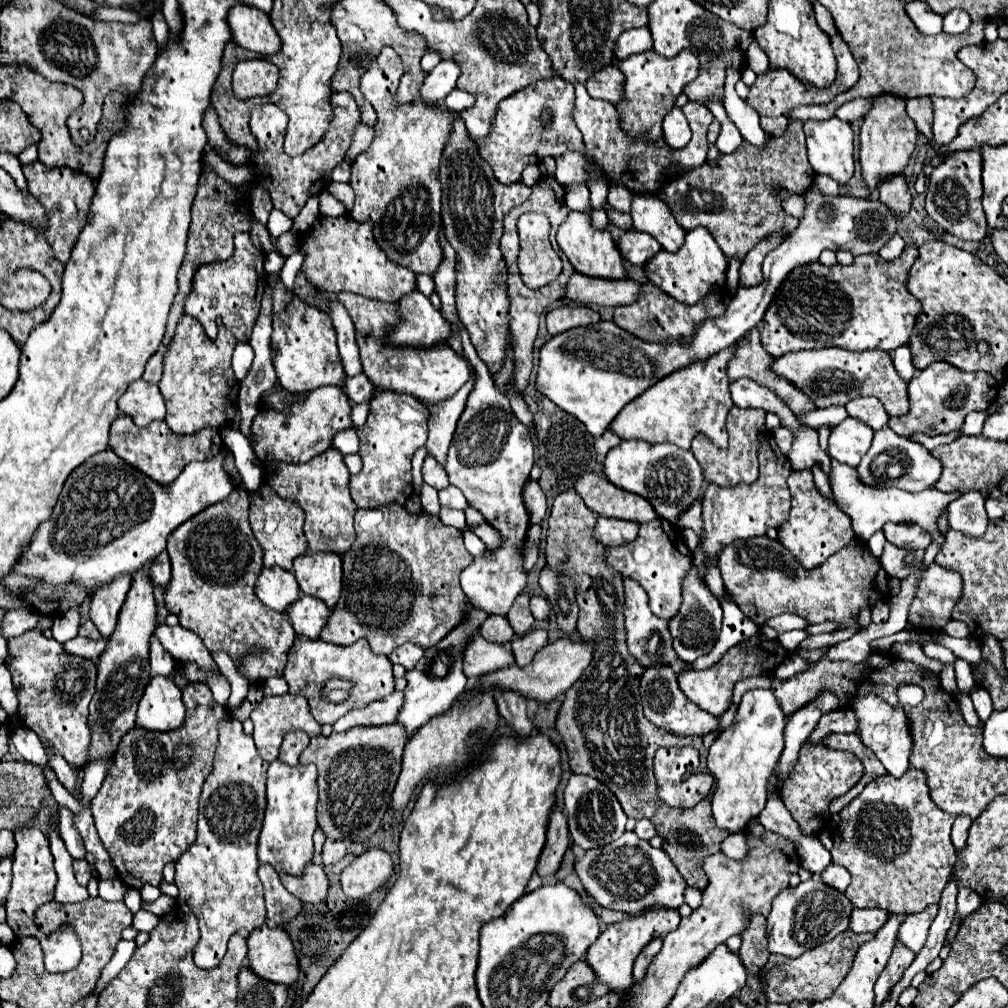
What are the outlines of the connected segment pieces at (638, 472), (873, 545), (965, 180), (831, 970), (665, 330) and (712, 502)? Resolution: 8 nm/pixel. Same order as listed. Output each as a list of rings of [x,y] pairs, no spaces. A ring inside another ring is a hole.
[[[622,440],[604,458],[604,472],[610,482],[626,492],[646,498],[656,514],[670,524],[678,524],[678,516],[686,512],[704,488],[704,476],[698,460],[690,450],[682,450],[674,444],[648,444],[644,440]]]
[[[876,532],[866,544],[868,544],[868,548],[870,548],[870,552],[874,554],[874,556],[878,559],[880,559],[882,553],[884,544],[886,543],[886,539],[883,532]]]
[[[966,150],[950,154],[940,166],[936,166],[928,180],[926,190],[926,212],[928,216],[942,226],[948,234],[954,234],[962,240],[982,240],[988,234],[988,224],[980,204],[982,198],[982,152]]]
[[[846,930],[846,932],[838,934],[834,940],[820,944],[818,948],[804,952],[800,958],[794,958],[794,960],[772,954],[768,958],[768,964],[764,966],[766,998],[770,1002],[784,1002],[784,1004],[788,1004],[792,1000],[814,1000],[814,1002],[826,1000],[844,980],[846,972],[850,970],[850,966],[854,962],[858,948],[868,940],[872,940],[872,934],[854,934],[852,930]]]
[[[646,282],[640,288],[640,296],[628,304],[628,306],[618,306],[614,310],[614,322],[628,330],[630,334],[648,340],[648,342],[670,342],[670,340],[678,340],[678,338],[690,338],[696,324],[700,320],[706,318],[706,312],[702,308],[702,304],[694,304],[694,306],[686,306],[676,302],[674,298],[666,296],[662,290],[658,290],[654,284]]]
[[[774,438],[762,440],[758,448],[760,456],[760,476],[752,484],[736,484],[730,488],[722,488],[718,484],[708,484],[702,498],[702,518],[704,518],[704,540],[702,546],[694,550],[694,564],[700,574],[706,574],[704,556],[710,556],[716,564],[718,554],[724,546],[728,546],[736,538],[754,538],[766,534],[768,528],[778,528],[788,520],[790,512],[790,492],[786,486],[786,478],[790,476],[790,462],[782,452],[778,452]]]

